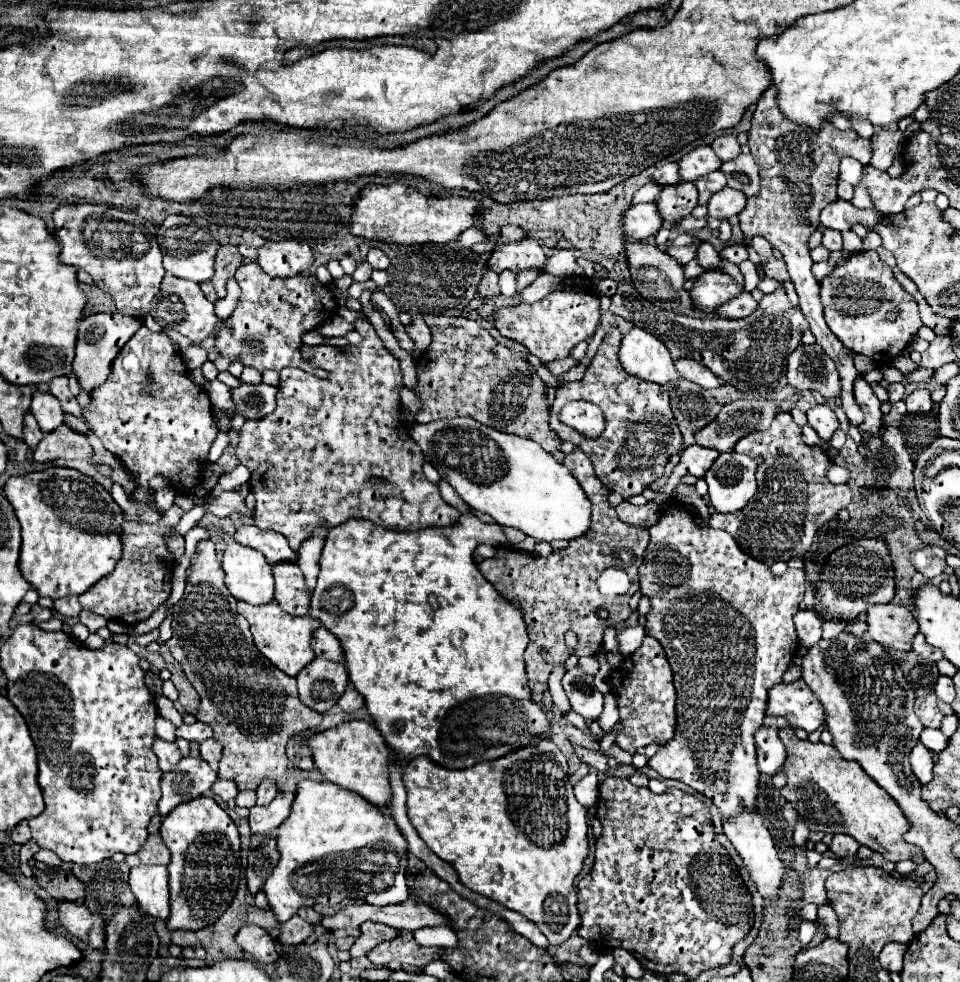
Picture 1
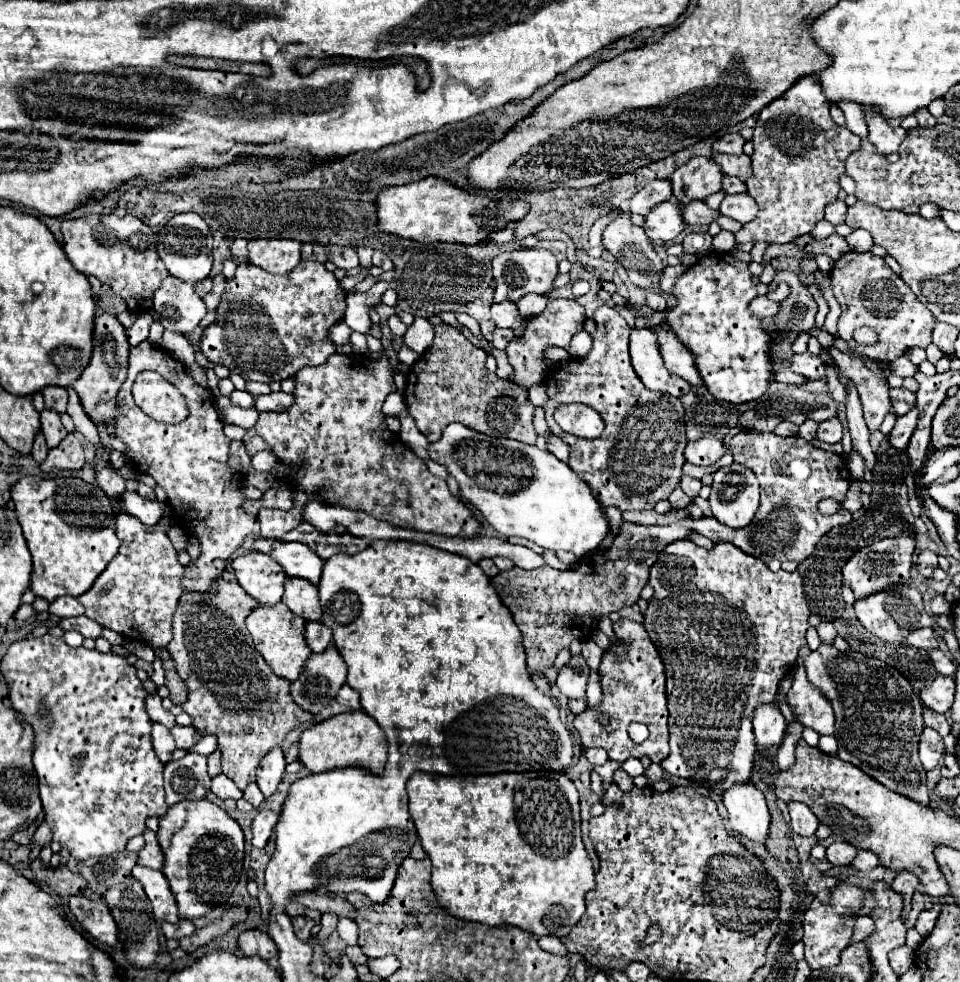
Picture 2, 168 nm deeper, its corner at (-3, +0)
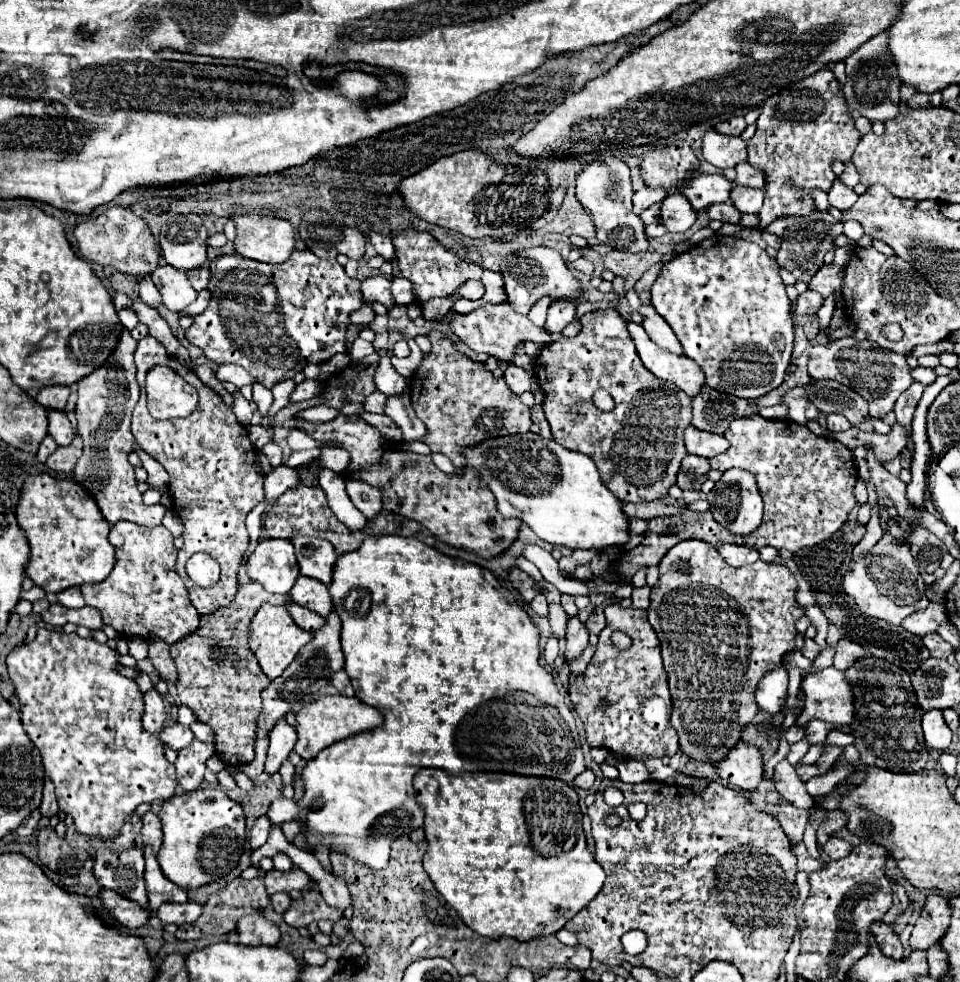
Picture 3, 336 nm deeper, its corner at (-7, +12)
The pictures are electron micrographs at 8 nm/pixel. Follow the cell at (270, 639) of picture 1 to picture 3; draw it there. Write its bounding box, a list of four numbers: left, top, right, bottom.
[249,602,313,680]

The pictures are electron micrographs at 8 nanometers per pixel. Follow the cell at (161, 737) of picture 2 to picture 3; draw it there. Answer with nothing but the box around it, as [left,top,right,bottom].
[143,688,167,736]

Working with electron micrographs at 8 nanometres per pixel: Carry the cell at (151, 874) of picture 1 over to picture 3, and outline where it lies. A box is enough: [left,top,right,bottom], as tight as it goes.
[145,848,187,910]

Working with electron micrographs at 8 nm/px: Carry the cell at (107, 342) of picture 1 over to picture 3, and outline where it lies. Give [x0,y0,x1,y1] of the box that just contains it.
[73,330,165,526]

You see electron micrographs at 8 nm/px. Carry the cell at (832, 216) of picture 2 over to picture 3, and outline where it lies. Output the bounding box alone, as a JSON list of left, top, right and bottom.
[827,178,857,212]

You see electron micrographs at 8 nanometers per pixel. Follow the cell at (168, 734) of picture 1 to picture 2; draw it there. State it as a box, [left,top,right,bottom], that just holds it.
[147,694,177,730]

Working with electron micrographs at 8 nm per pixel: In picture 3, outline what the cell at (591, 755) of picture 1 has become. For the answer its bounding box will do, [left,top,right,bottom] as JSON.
[617,760,649,784]

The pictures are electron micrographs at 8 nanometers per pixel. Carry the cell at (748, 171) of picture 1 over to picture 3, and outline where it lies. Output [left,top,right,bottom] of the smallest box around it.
[703,130,747,170]

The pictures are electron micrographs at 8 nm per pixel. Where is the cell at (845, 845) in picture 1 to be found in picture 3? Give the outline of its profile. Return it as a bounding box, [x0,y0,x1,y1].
[823,836,853,860]

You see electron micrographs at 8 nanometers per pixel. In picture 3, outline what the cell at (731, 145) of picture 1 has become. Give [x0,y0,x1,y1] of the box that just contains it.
[715,116,745,136]

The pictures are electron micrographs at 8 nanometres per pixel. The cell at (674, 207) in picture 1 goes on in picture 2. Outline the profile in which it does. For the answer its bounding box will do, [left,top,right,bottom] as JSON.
[681,200,719,226]

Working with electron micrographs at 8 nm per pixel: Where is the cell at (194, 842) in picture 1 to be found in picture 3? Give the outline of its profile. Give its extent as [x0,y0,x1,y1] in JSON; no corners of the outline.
[157,788,245,890]

